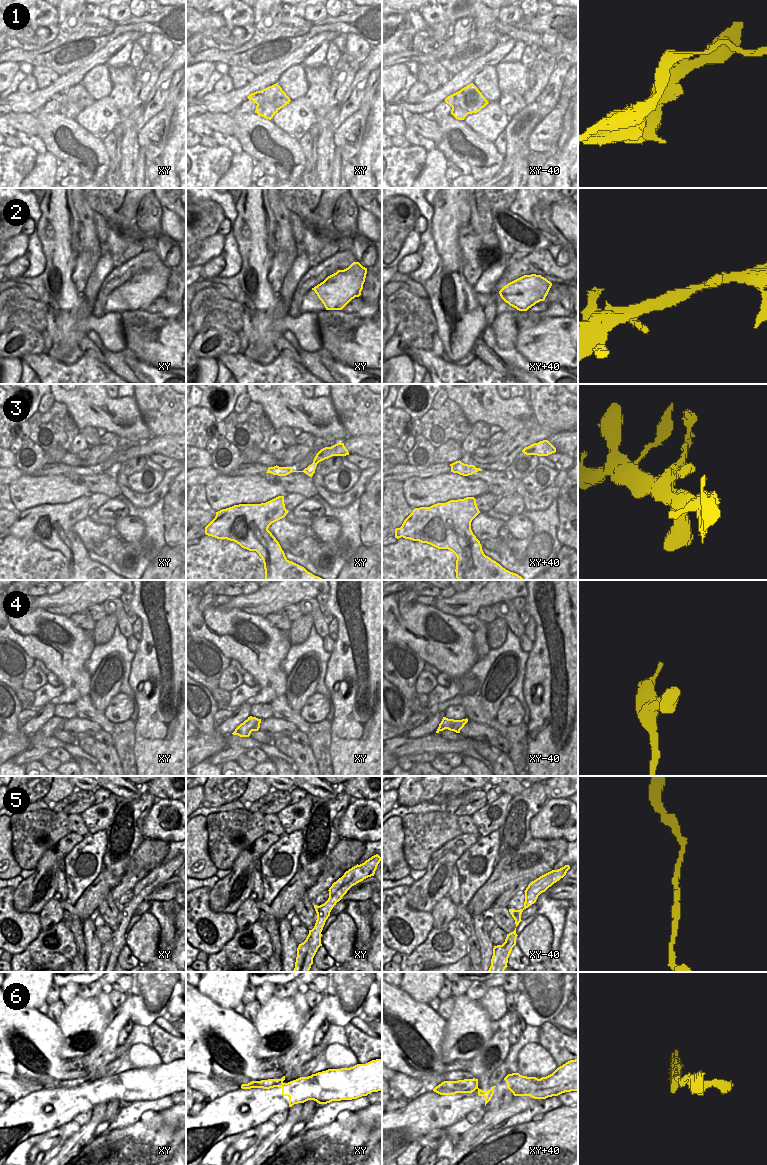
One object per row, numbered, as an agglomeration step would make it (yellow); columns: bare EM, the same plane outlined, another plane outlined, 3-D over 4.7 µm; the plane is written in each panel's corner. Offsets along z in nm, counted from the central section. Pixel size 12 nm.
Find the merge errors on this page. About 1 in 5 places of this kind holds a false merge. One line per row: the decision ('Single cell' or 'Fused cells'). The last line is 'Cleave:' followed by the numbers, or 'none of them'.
1: Fused cells
2: Single cell
3: Single cell
4: Single cell
5: Single cell
6: Single cell
Cleave: 1

